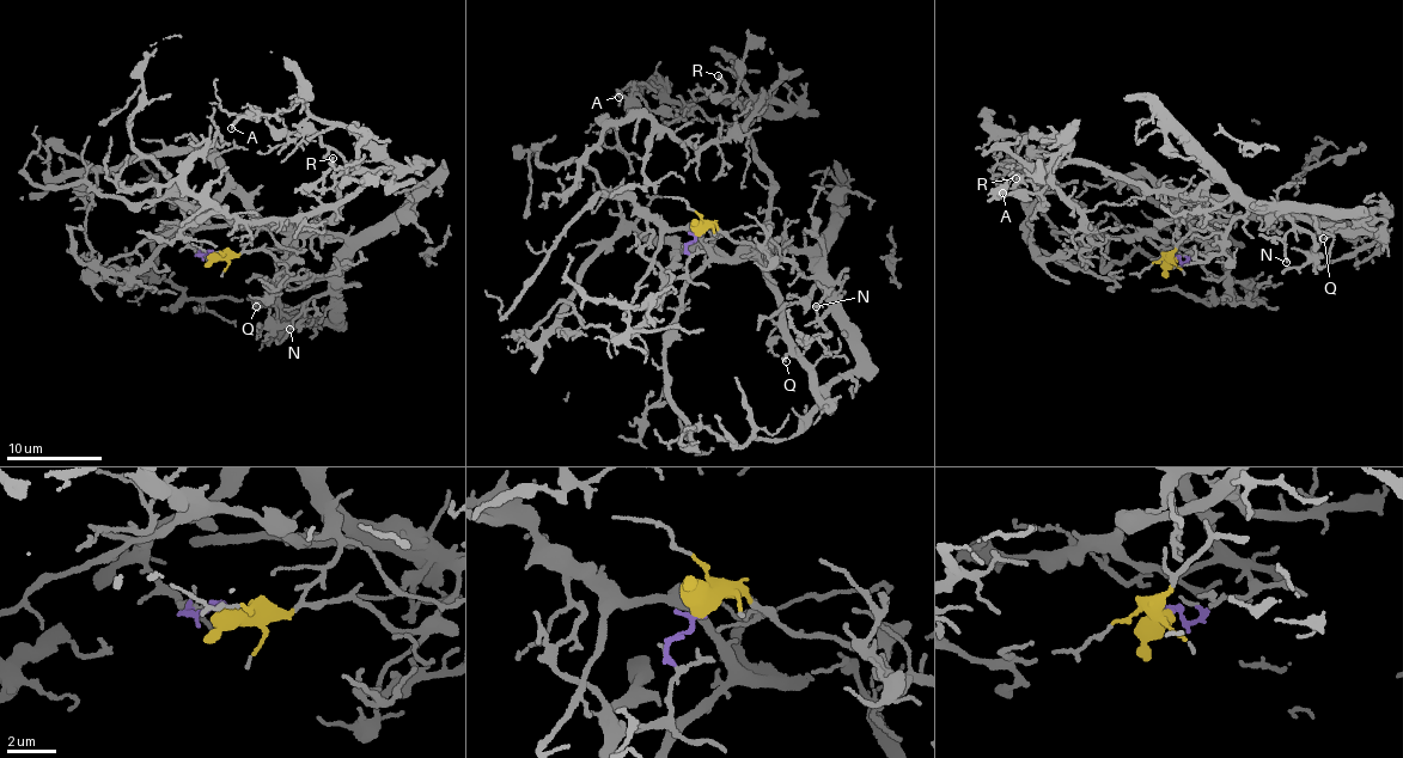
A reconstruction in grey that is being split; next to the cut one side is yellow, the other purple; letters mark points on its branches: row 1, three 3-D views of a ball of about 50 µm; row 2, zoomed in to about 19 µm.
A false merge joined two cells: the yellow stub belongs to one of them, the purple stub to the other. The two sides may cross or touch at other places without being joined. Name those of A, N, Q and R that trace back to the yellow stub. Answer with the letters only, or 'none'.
A, Q, R

